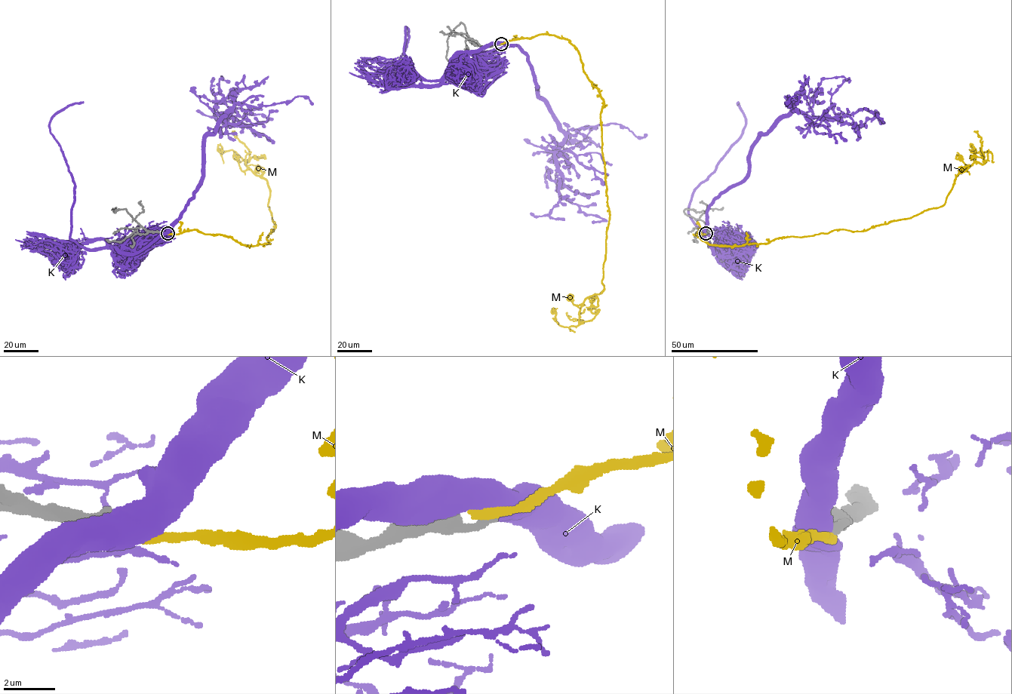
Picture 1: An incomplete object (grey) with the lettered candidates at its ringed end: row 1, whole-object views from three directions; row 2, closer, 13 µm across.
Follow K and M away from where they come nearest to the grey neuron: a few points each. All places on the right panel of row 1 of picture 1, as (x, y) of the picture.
K: (705, 233), (712, 253), (742, 250), (707, 235), (689, 213), (692, 193), (742, 133), (745, 121), (738, 102)
M: (705, 234), (696, 234), (742, 246), (911, 218), (944, 204), (962, 170), (987, 160), (988, 150), (970, 145)

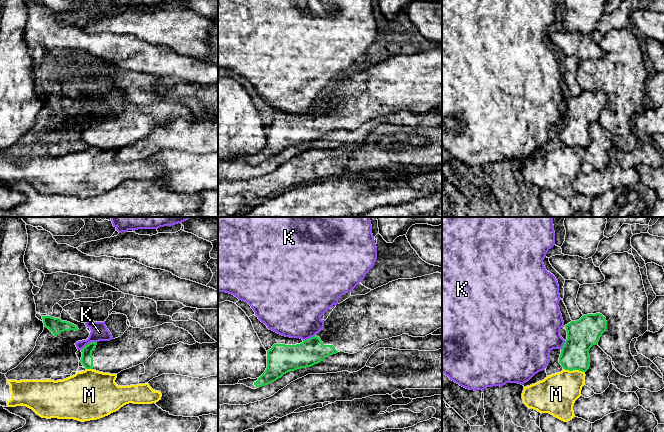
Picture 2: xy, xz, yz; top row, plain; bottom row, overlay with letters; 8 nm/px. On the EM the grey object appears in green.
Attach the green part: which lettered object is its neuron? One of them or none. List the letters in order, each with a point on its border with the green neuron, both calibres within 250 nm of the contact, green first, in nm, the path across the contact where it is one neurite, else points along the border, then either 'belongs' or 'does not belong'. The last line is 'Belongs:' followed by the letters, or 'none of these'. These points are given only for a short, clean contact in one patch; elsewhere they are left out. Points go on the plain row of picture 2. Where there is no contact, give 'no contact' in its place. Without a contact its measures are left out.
K: contact xy (89, 119); calibres 100 and 140 nm; border xy (96, 117), (91, 117), (80, 125); does not belong
M: contact yz (574, 145); calibres 220 and 320 nm; border yz (563, 144), (584, 148); does not belong
Belongs: none of these

